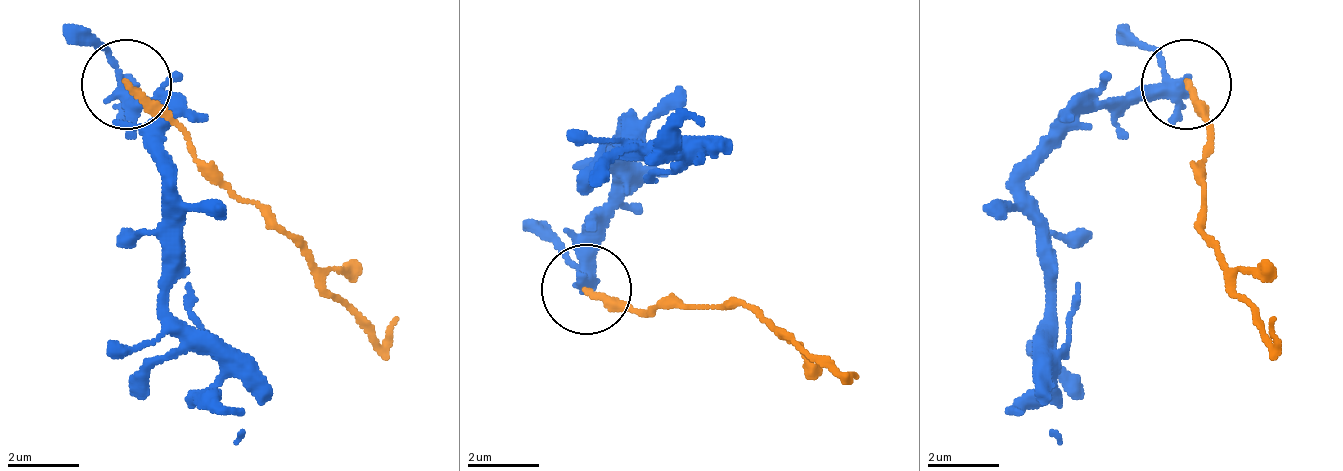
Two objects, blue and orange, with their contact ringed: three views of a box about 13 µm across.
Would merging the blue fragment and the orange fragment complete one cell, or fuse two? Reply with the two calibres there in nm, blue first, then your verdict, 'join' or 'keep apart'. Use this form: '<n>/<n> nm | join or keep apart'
340/190 nm | keep apart

